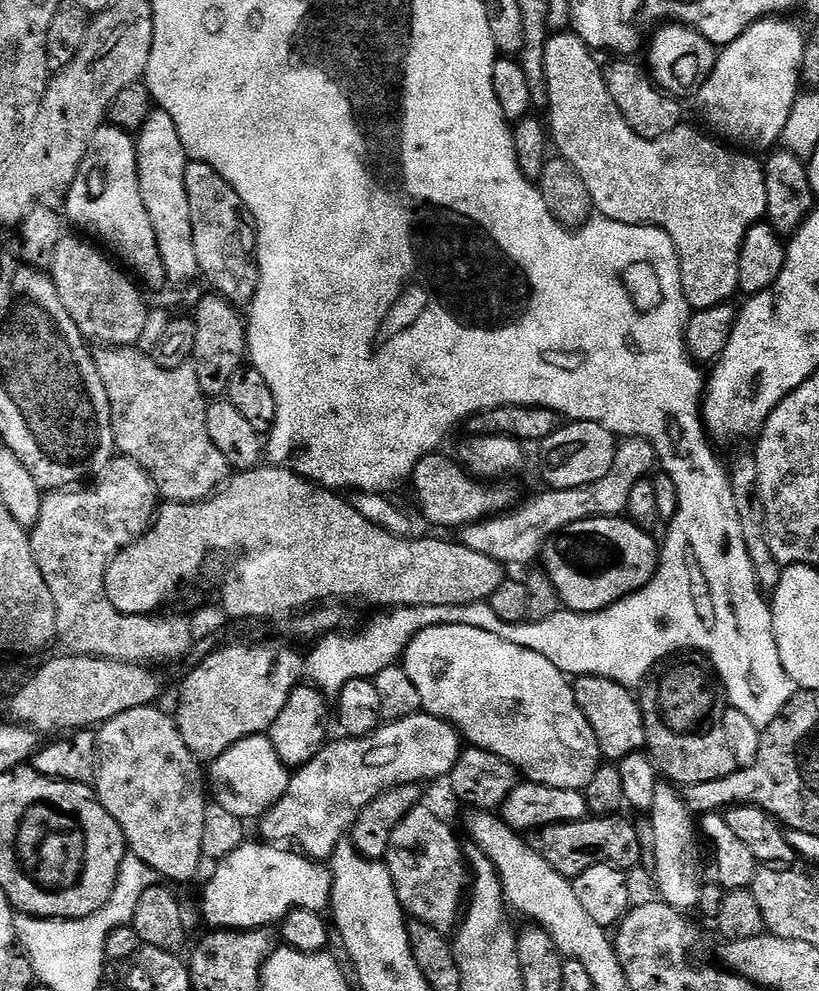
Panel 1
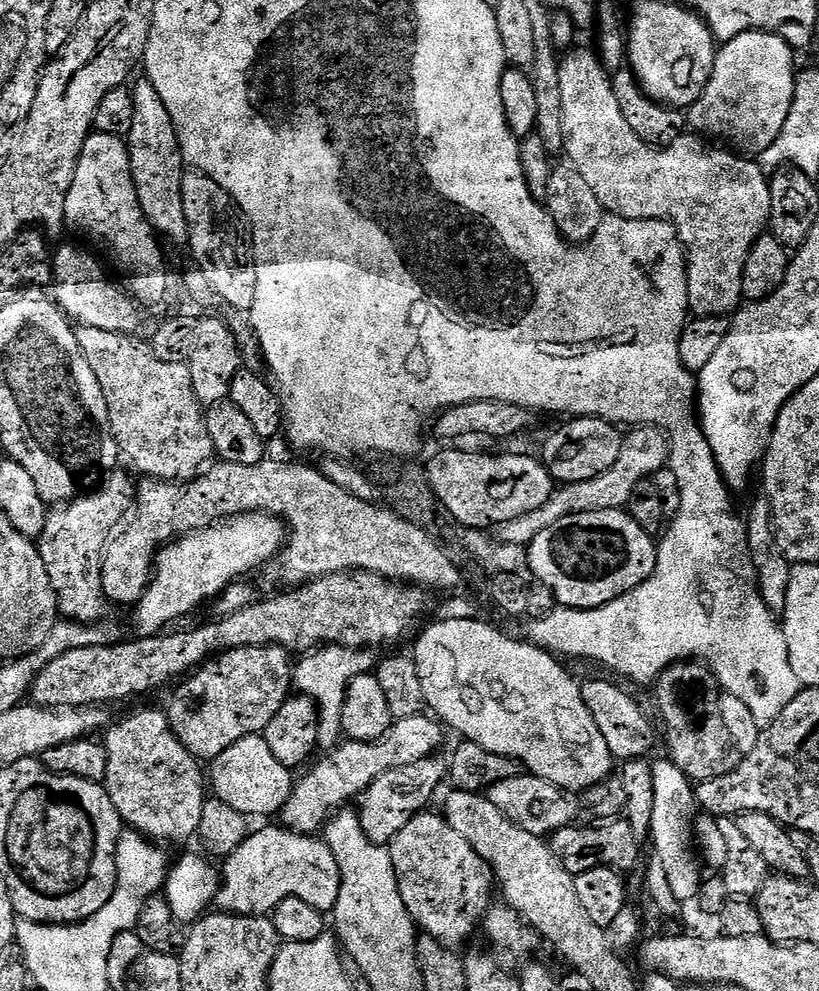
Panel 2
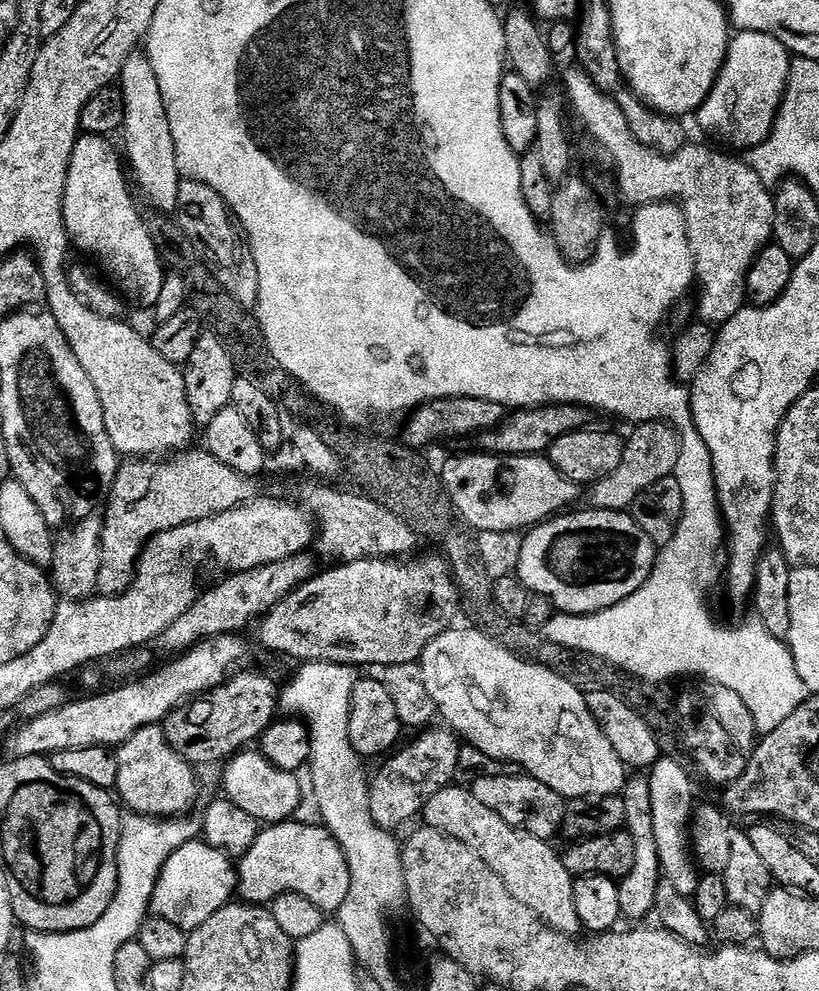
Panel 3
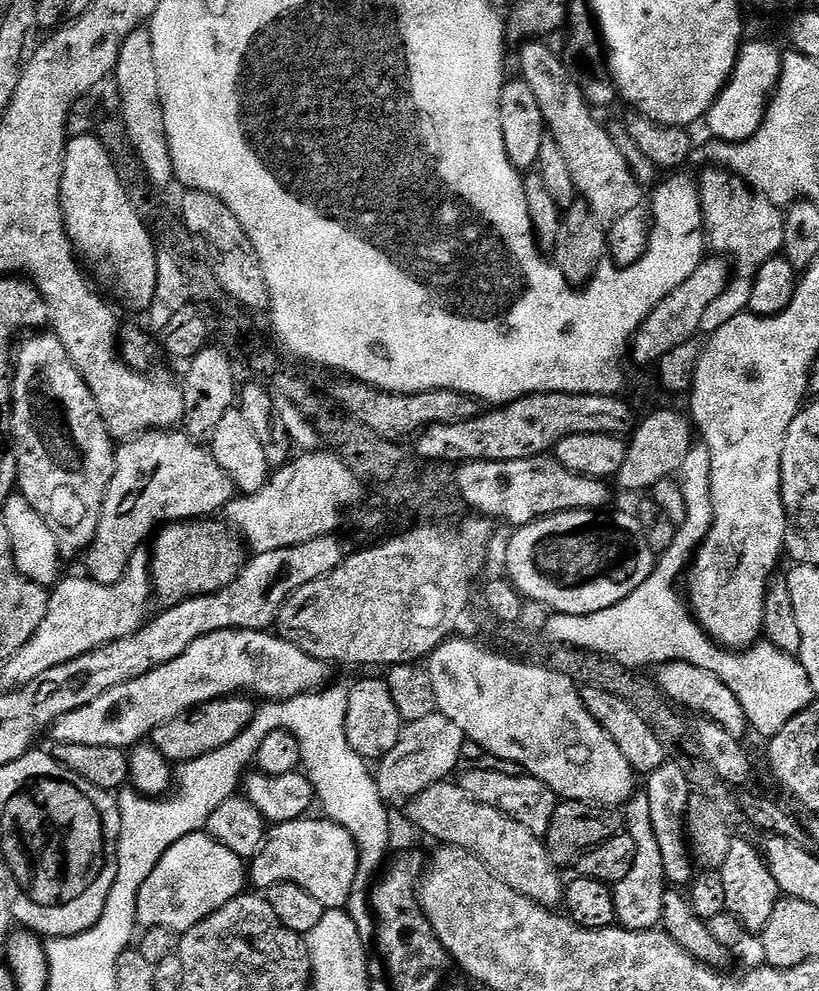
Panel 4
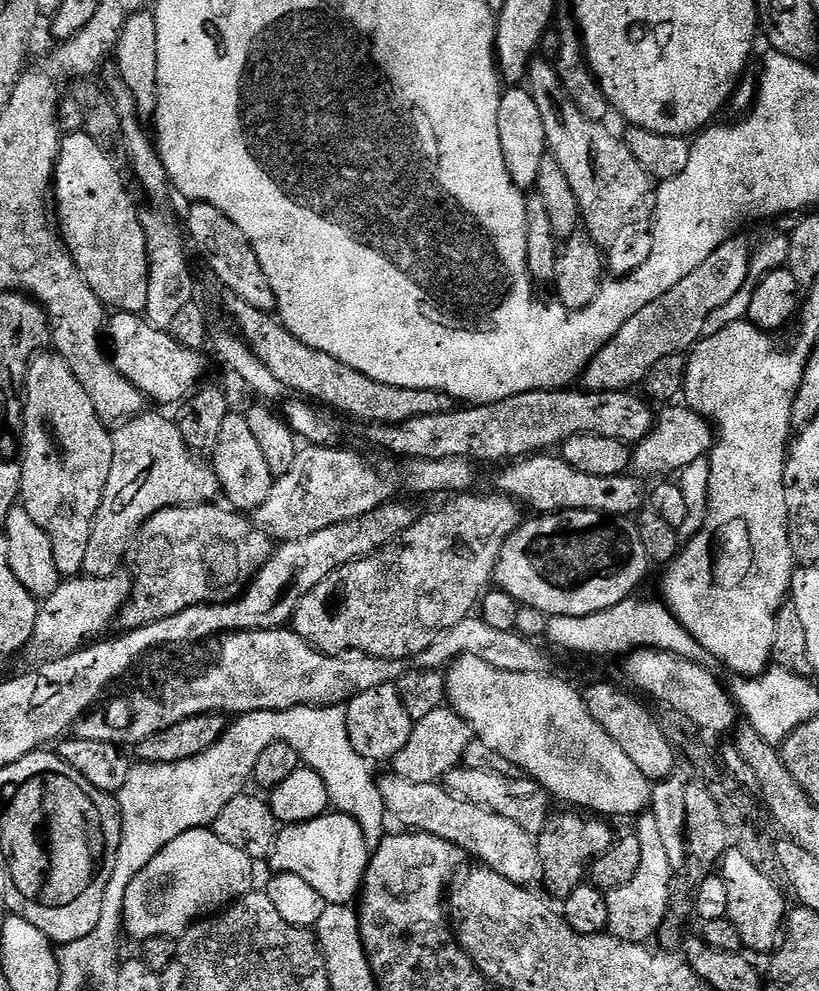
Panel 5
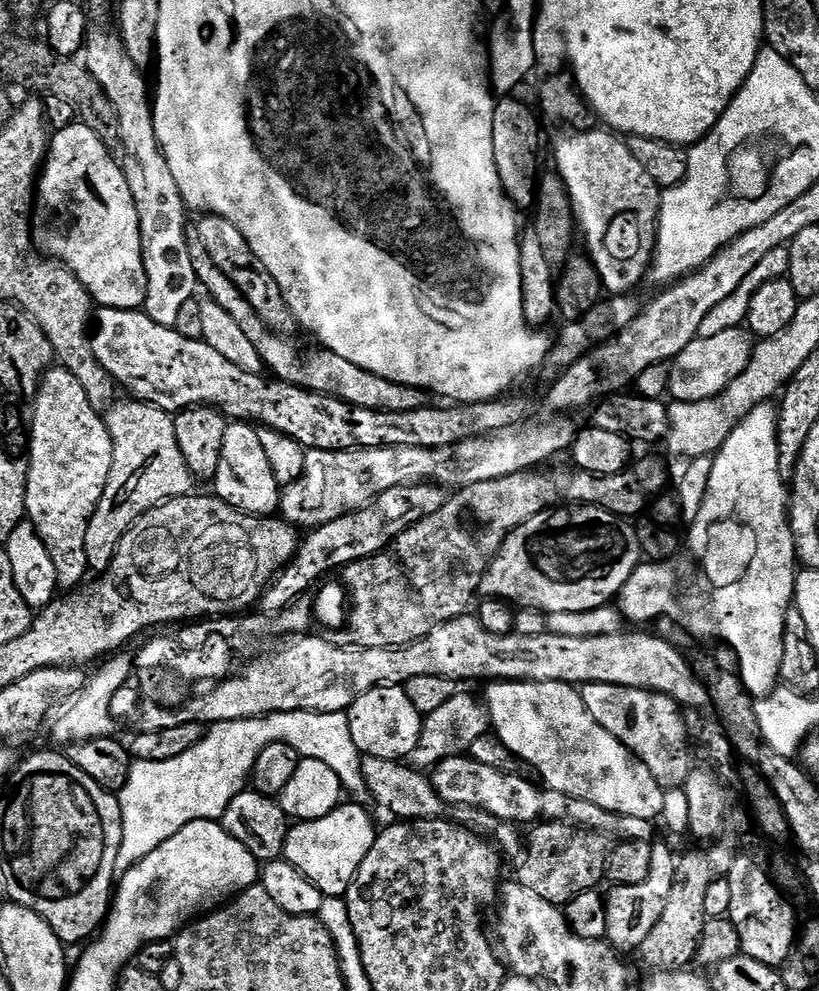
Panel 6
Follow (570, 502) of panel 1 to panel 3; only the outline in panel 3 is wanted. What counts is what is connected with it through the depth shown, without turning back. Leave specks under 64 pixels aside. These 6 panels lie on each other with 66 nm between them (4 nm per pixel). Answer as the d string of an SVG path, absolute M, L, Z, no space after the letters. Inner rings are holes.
M640 422L633 428L636 429L632 433L627 433L622 462L618 462L614 474L591 485L593 509L601 508L611 512L631 509L634 498L645 495L652 489L654 482L673 475L676 471L680 453L680 437L677 436L675 428L667 422Z

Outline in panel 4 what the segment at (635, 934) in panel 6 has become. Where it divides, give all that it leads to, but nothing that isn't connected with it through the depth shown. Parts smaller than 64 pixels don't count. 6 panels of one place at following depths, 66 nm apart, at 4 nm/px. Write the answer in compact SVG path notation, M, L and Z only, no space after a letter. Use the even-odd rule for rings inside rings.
M647 791L633 792L622 808L626 835L634 838L634 866L626 873L622 882L611 885L614 894L614 914L616 924L631 932L650 932L661 927L663 918L663 896L668 879L666 866L662 866L662 849L654 835L654 821L650 815L650 798Z

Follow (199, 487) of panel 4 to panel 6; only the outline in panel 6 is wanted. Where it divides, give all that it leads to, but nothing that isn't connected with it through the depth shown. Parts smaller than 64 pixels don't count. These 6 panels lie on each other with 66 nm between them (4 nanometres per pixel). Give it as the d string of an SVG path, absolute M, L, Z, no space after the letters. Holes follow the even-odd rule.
M128 398L128 401L117 402L106 413L108 433L112 439L112 465L110 478L106 482L106 490L102 490L102 498L90 518L90 526L86 526L86 562L93 573L103 574L112 564L112 555L122 542L126 530L142 514L151 508L163 504L165 500L173 500L179 496L193 495L194 477L186 466L186 458L182 458L182 450L178 450L178 438L174 435L174 422L169 413L163 412L153 404L145 404L143 400Z

